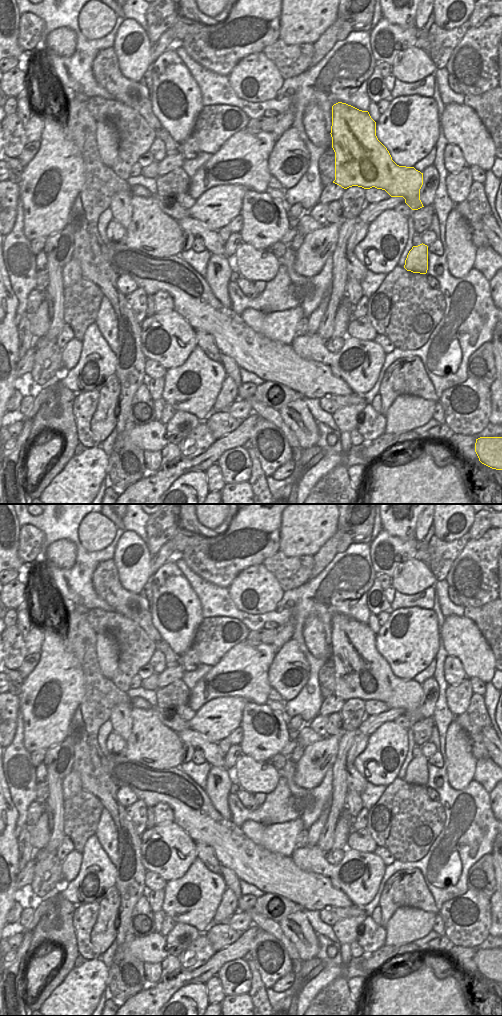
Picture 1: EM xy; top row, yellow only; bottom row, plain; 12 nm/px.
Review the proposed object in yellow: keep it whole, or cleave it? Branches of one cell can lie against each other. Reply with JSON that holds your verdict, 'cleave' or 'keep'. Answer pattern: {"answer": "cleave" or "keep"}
{"answer": "keep"}

